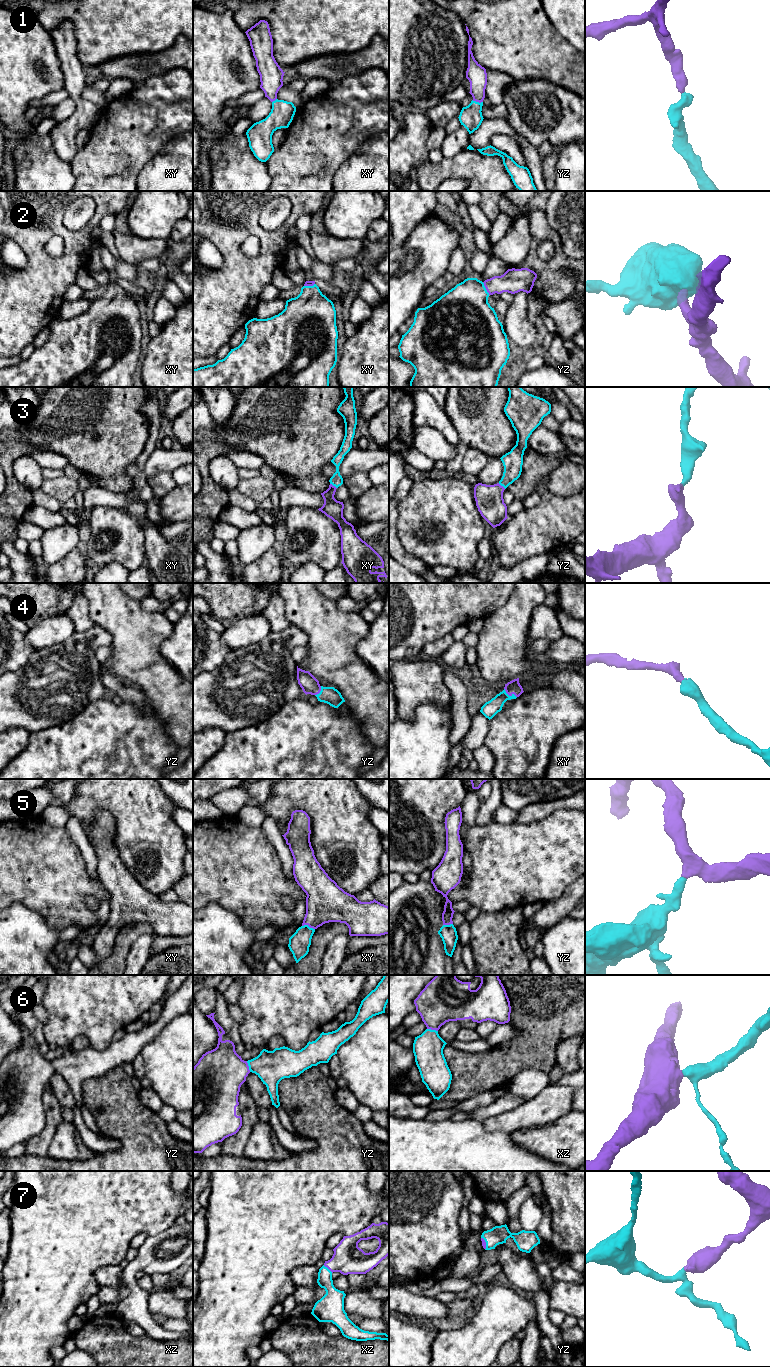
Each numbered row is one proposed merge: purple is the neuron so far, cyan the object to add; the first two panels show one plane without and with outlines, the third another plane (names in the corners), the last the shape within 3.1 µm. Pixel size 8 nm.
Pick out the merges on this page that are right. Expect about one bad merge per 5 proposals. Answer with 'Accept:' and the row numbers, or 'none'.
Accept: 1, 2, 3, 4, 5, 6, 7

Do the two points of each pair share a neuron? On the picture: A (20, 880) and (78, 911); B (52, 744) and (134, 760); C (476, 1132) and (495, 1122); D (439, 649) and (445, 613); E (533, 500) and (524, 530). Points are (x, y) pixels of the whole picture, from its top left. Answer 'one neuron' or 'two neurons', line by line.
A: one neuron
B: one neuron
C: two neurons
D: two neurons
E: two neurons

